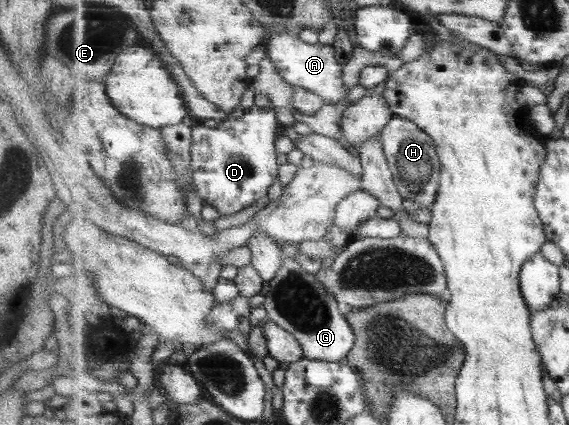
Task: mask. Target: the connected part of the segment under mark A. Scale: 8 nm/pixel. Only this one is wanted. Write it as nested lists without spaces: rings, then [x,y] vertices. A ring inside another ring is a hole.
[[[272,32],[265,41],[267,57],[289,84],[313,91],[316,95],[322,96],[326,104],[339,103],[348,97],[347,85],[343,78],[343,66],[336,59],[334,47],[319,43],[308,45],[300,41],[296,33]]]

